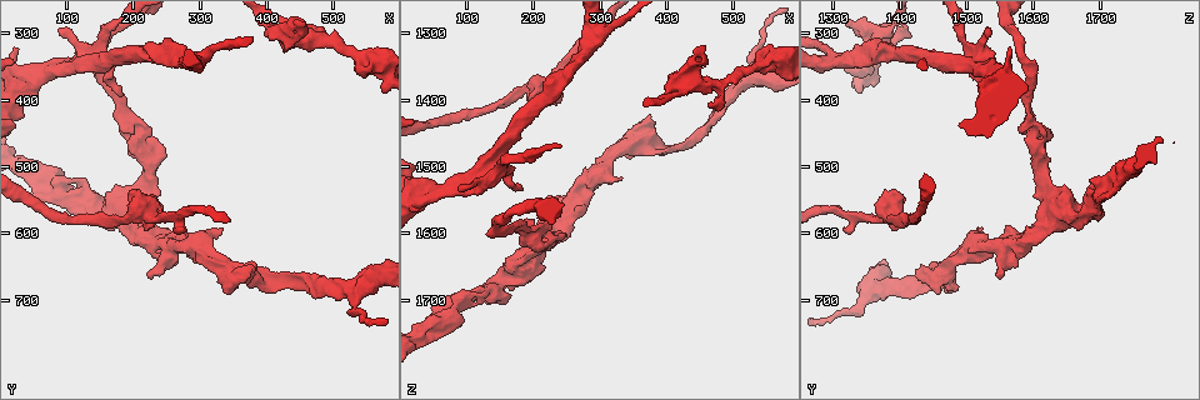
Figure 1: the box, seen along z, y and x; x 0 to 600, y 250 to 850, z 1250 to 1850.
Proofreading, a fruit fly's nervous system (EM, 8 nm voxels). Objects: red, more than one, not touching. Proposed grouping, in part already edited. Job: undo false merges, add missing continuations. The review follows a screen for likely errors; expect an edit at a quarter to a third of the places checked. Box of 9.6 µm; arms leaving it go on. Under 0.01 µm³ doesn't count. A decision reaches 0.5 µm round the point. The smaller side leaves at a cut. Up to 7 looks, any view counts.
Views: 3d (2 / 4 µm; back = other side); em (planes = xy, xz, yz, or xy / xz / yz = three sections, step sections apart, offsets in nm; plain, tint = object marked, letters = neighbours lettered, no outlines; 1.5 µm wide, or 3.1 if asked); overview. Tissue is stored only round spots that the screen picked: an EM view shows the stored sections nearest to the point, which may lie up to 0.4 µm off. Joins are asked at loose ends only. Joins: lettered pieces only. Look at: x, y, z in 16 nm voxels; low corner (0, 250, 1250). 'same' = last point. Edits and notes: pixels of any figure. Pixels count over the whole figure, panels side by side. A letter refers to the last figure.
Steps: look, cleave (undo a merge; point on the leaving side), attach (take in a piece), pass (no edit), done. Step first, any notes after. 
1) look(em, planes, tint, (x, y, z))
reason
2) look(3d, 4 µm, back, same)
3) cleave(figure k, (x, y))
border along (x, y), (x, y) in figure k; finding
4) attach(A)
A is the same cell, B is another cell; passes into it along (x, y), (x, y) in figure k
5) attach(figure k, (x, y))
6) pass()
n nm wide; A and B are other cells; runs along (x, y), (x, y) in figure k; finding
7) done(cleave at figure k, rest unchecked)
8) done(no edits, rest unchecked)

look(3d, 4 µm, (110, 325, 1535))
free end

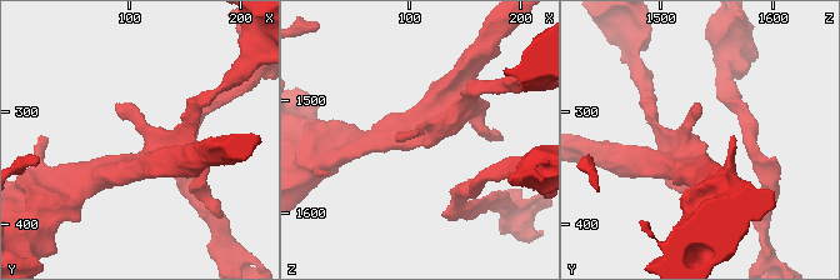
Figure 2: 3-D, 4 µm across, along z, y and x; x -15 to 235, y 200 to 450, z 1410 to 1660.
look(em, xz, step 4, tint, (116, 326, 1540))

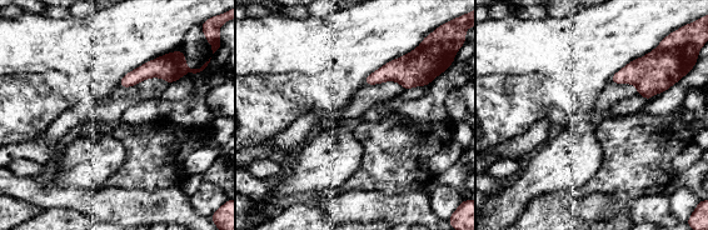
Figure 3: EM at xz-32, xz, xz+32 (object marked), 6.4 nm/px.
look(em, xy, step 8, letters, same)

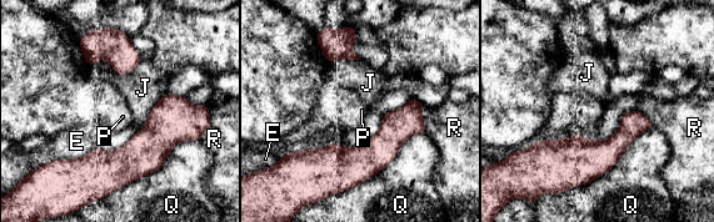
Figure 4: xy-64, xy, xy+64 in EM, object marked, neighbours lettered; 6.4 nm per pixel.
pass()
E, J, P, Q and R are other cells; runs along (205, 107), (138, 157), (93, 155) in figure 4; no lettered piece goes on from it

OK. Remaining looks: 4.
look(3d, 4 µm, (190, 475, 1610))
branch stops here

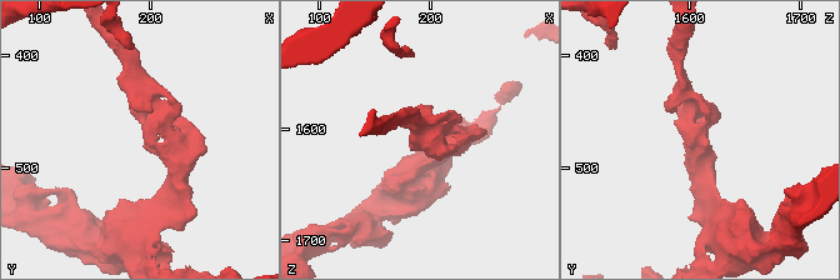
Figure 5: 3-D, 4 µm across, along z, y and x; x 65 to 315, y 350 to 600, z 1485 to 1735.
look(em, xz, step 8, letters, (196, 474, 1606))
shape alone is not enough

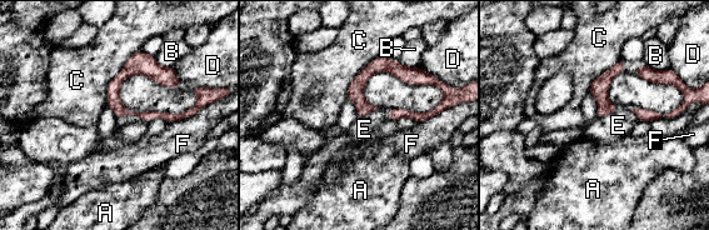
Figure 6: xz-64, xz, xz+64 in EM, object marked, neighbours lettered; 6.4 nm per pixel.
look(em, planes, letters, same)

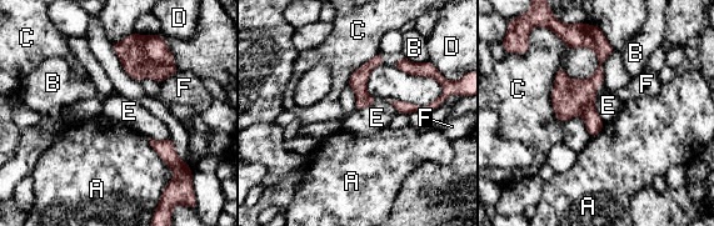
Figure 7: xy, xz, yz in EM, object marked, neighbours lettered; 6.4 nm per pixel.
pass()
120 nm wide; A, B, C, D, E and F are other cells; runs along (564, 38), (600, 53), (588, 86), (594, 132) in figure 7; none of them fits

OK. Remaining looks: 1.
look(em, 3.1 µm, planes, letters, (460, 290, 1405))
tapers out

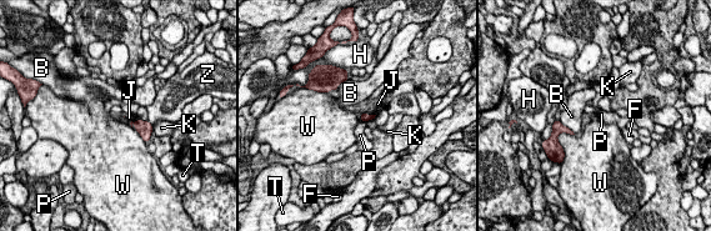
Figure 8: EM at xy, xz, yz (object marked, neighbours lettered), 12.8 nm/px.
attach(J)
J is the same cell, B, F, H, K, P, T, W and Z are other cells; passes into it along (144, 127), (135, 121), (129, 117) in figure 8; it goes on there

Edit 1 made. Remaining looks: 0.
done(attach at figure 8, rest unchecked)

